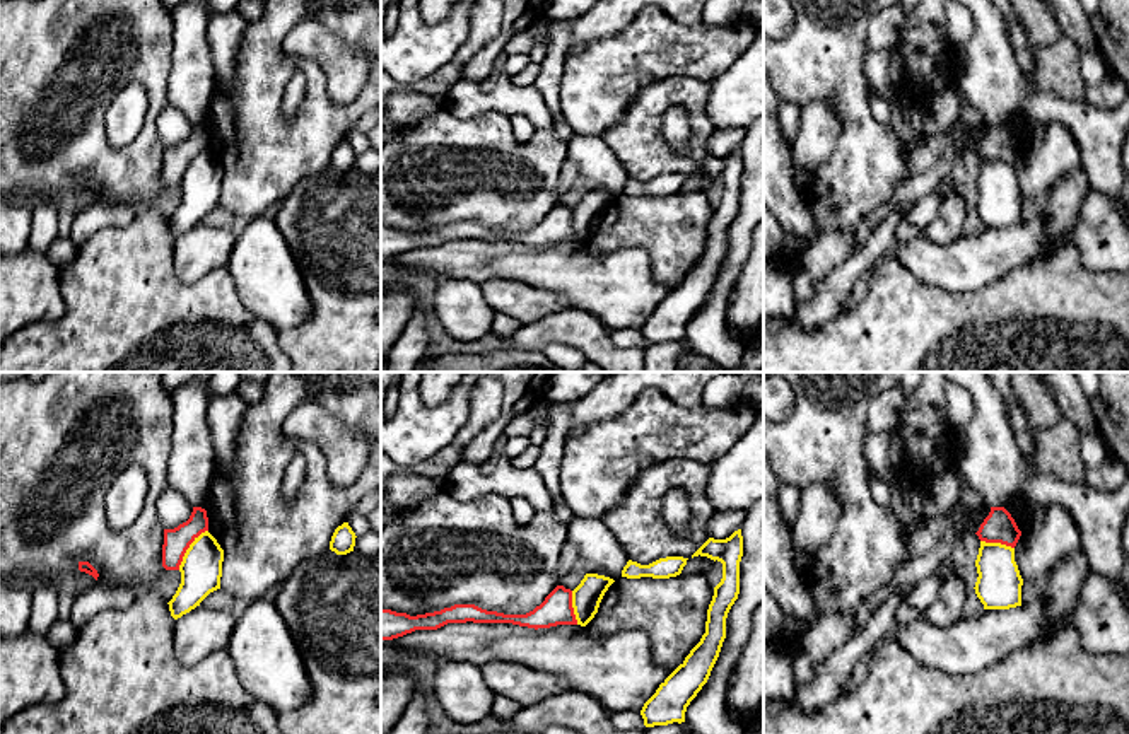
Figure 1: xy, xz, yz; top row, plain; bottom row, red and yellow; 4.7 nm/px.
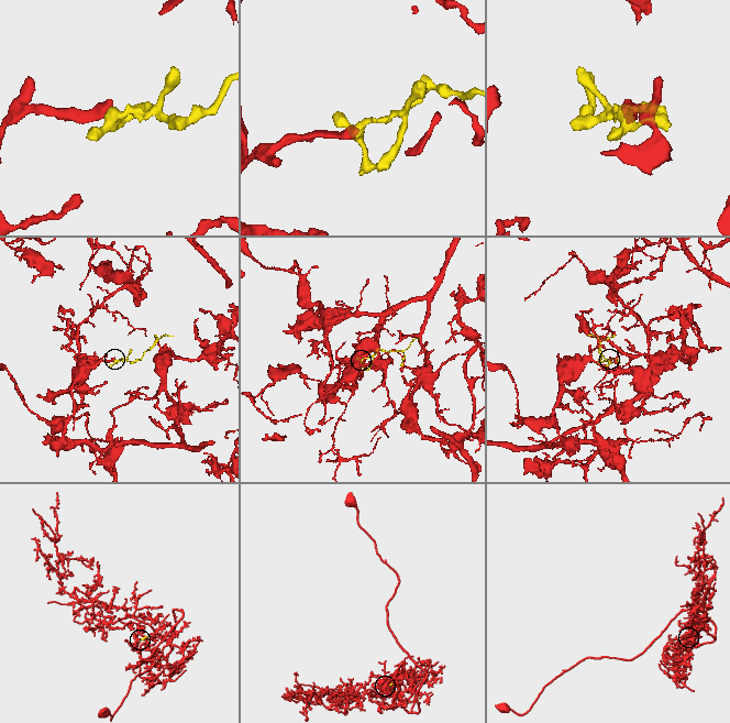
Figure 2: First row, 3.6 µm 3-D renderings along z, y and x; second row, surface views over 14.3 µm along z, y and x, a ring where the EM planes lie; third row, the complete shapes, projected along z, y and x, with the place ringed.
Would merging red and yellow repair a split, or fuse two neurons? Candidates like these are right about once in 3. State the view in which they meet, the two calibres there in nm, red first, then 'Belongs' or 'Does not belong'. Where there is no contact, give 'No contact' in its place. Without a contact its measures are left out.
Touches red in xy. Thickness 120 nm (red) against 190 nm. Does not belong

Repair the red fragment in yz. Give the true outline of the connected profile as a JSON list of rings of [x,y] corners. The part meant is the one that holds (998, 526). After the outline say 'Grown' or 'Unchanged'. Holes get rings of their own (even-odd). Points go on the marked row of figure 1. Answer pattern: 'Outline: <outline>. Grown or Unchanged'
Outline: [[[991,507],[989,516],[984,519],[975,534],[980,541],[1001,543],[1015,548],[1021,531],[1004,507]]]. Unchanged

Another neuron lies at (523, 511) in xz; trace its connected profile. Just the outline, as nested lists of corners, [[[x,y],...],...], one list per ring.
[[[523,497],[511,498],[511,507],[512,507],[514,519],[516,519],[518,524],[529,522],[533,519],[535,512],[536,512],[533,509],[533,505]]]

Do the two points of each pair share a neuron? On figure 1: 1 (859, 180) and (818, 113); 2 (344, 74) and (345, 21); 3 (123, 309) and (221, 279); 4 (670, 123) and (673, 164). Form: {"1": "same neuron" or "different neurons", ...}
{"1": "different neurons", "2": "different neurons", "3": "same neuron", "4": "different neurons"}

